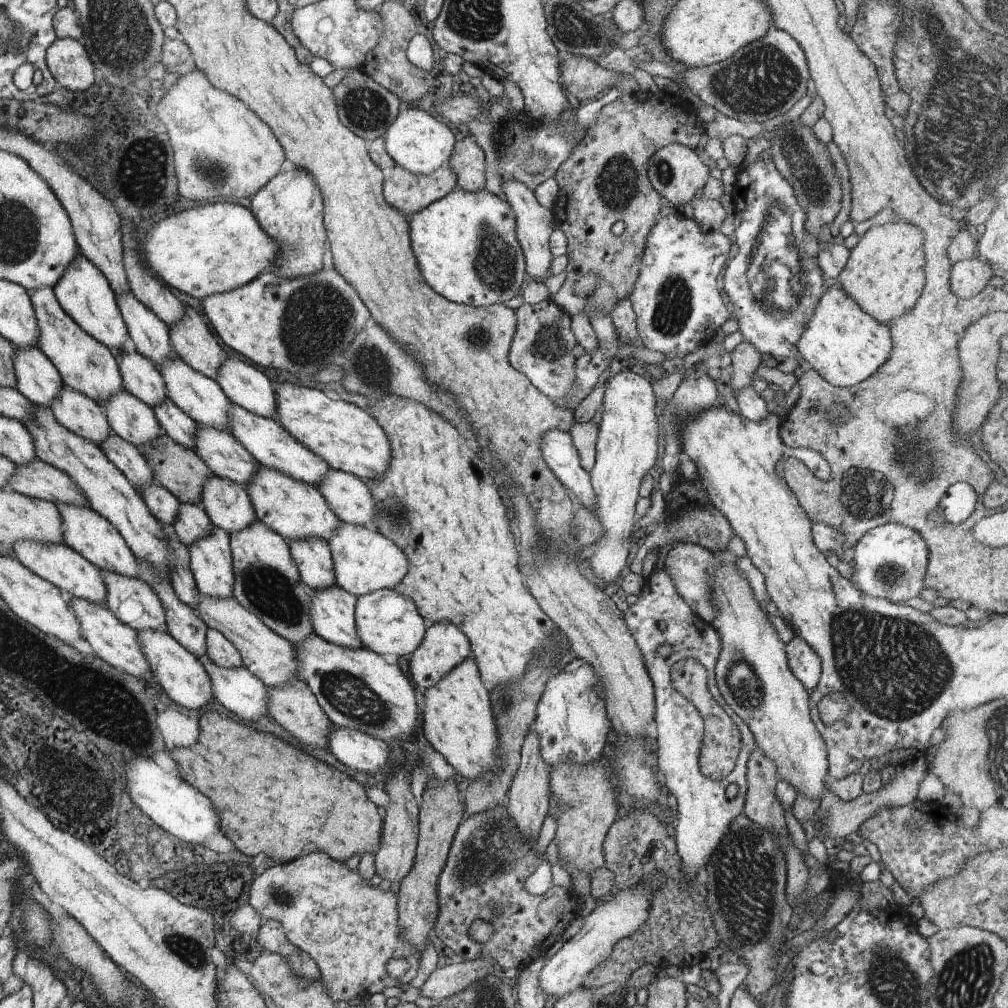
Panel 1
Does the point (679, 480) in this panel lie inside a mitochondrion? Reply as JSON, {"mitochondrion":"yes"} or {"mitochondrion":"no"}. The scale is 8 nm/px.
{"mitochondrion":"no"}

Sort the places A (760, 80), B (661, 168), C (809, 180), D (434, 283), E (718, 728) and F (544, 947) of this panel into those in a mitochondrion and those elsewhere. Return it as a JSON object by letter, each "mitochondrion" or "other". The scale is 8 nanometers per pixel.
{"A":"mitochondrion","B":"mitochondrion","C":"mitochondrion","D":"other","E":"other","F":"other"}

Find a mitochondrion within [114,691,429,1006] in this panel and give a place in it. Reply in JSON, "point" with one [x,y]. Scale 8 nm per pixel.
{"point":[184,947]}

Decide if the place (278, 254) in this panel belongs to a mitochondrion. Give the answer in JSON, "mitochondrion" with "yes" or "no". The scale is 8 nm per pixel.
{"mitochondrion":"no"}

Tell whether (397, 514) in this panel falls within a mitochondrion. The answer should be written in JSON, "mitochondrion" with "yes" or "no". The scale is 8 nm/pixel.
{"mitochondrion":"yes"}

